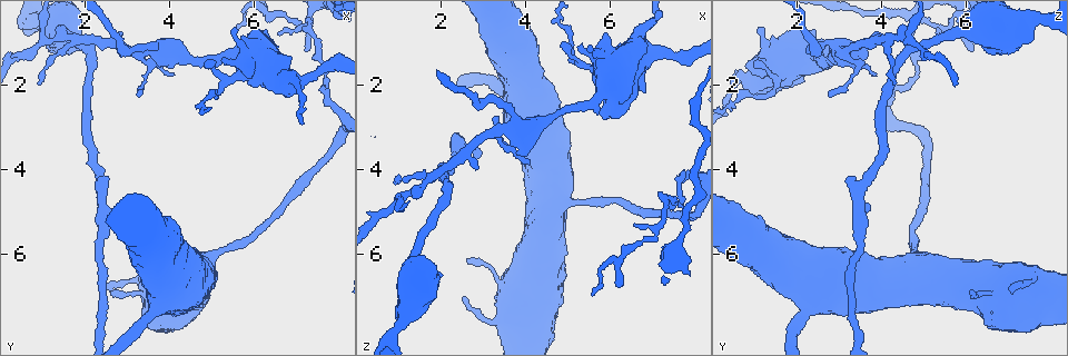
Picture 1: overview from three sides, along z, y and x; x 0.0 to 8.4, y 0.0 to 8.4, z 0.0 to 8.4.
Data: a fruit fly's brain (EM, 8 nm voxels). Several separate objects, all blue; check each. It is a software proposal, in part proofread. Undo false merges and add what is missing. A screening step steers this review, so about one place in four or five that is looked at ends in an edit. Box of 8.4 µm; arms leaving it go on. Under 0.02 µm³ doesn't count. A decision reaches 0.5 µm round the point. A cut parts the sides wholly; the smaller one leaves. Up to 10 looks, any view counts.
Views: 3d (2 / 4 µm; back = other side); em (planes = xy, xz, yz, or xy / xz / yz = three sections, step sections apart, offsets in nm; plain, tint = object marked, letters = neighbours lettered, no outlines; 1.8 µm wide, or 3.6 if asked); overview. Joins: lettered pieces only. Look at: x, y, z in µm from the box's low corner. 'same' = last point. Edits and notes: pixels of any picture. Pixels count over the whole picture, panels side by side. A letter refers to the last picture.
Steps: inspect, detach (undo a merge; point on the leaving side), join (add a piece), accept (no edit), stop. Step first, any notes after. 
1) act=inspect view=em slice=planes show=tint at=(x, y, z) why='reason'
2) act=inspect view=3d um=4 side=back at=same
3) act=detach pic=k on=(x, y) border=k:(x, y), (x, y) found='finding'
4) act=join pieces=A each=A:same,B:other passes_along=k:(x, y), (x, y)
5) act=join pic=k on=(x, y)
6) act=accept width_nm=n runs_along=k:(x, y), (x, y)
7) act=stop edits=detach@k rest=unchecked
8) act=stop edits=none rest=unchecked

act=inspect view=3d um=4 at=(2.65, 6.95, 6.10) why='tapers out'

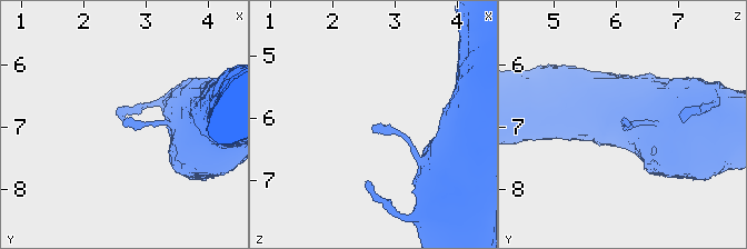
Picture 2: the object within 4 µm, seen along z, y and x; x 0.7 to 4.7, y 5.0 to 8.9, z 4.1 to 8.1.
act=inspect view=em slice=xy step=16 show=tint at=(2.60, 6.90, 6.10)

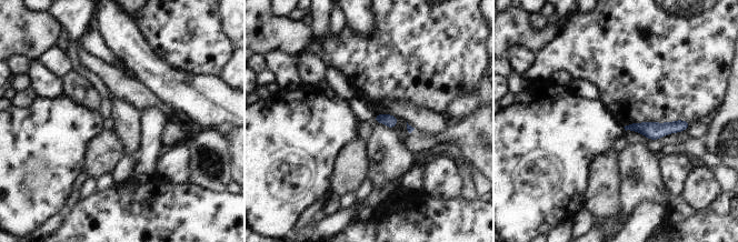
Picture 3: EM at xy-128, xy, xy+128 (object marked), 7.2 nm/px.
act=inspect view=em slice=planes show=letters at=same

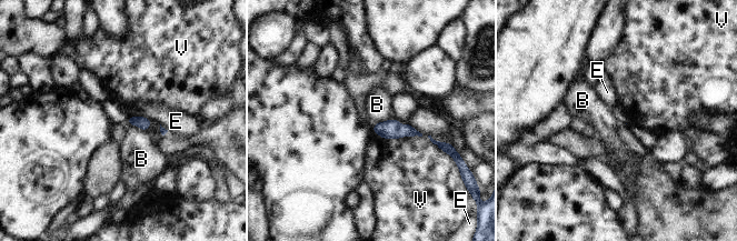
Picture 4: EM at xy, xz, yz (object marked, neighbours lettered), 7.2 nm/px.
act=accept each=B:other,E:other,V:other found='no lettered piece goes on from it'

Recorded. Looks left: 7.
act=inspect view=em slice=planes show=letters at=(6.50, 0.75, 5.30) why='tapers out'

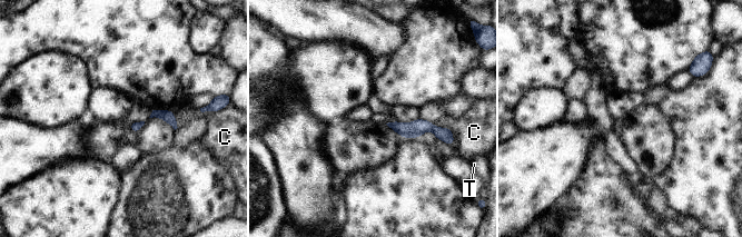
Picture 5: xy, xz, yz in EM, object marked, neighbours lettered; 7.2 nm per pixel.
act=accept each=C:other,T:other runs_along=5:(392, 125), (431, 127), (438, 132) found='none of them fits'

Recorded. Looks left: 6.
act=inspect view=em slice=planes show=plain at=(4.80, 1.50, 1.05) why='branch stops here'

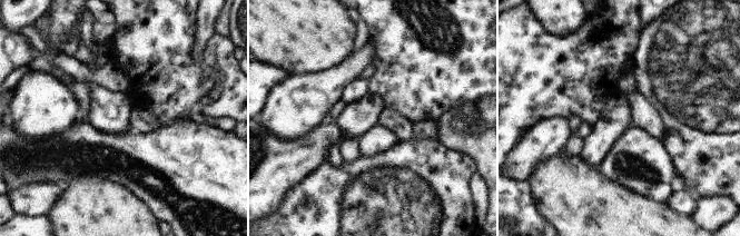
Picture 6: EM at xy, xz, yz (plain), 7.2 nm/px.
act=inspect view=em slice=planes show=letters at=same

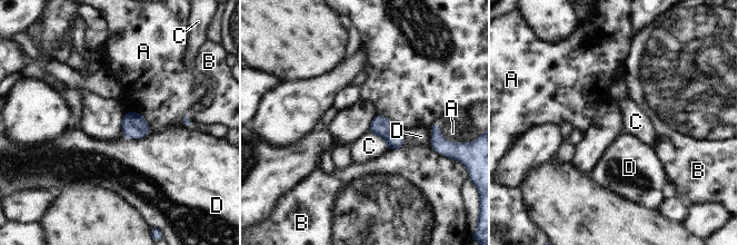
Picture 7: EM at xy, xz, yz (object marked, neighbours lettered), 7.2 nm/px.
act=accept width_nm=150 each=A:other,B:other,C:other,D:other border=7:(369, 130), (376, 134), (389, 148) found='no lettered piece goes on from it'

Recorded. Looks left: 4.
act=inspect view=3d um=4 side=back at=(7.65, 2.30, 4.20) why='abrupt turn'

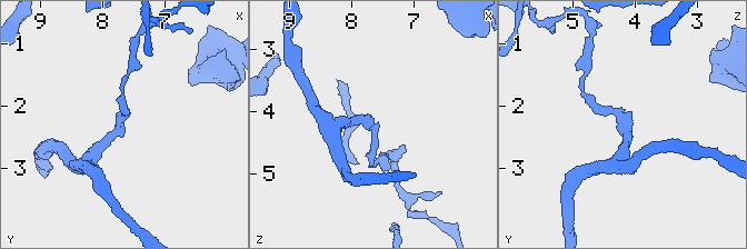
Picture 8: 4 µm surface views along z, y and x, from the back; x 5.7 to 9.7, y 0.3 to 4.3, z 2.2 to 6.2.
act=inspect view=em slice=planes show=letters at=(7.70, 2.30, 4.10) why='need the tissue'

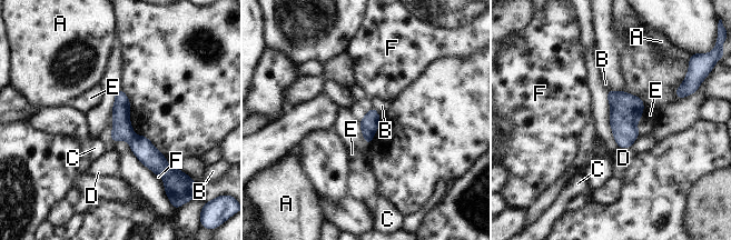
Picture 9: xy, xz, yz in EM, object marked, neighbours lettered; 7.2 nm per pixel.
act=detach pic=9 on=(121, 128) each=A:other,B:other,C:other,D:other,E:other,F:other border=9:(135, 136), (128, 141) found='two cells meet here'

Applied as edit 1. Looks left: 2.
act=stop edits=detach@9 rest=unchecked

